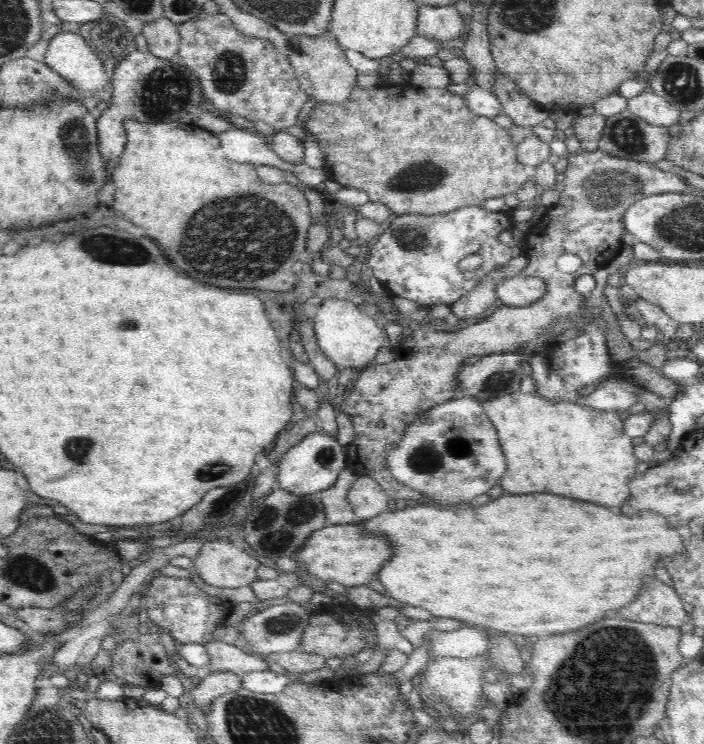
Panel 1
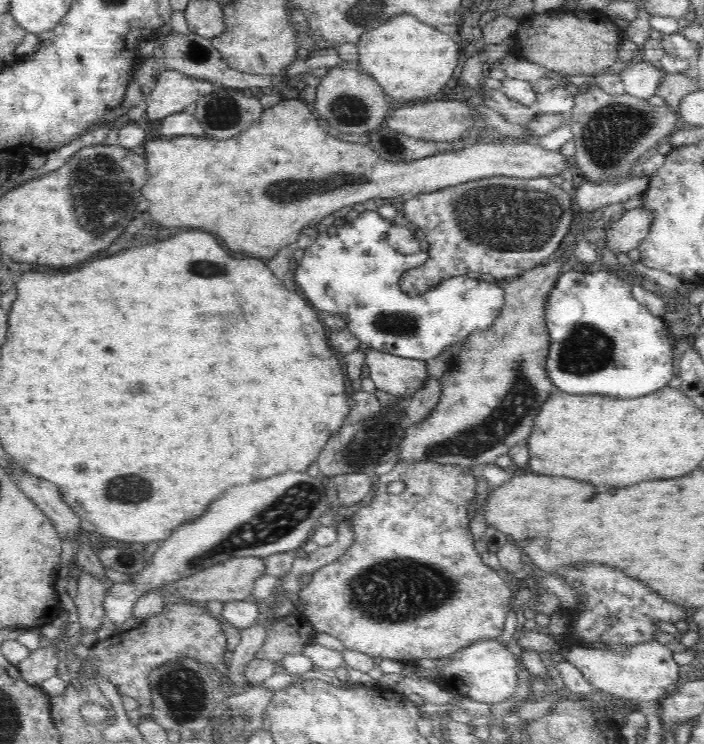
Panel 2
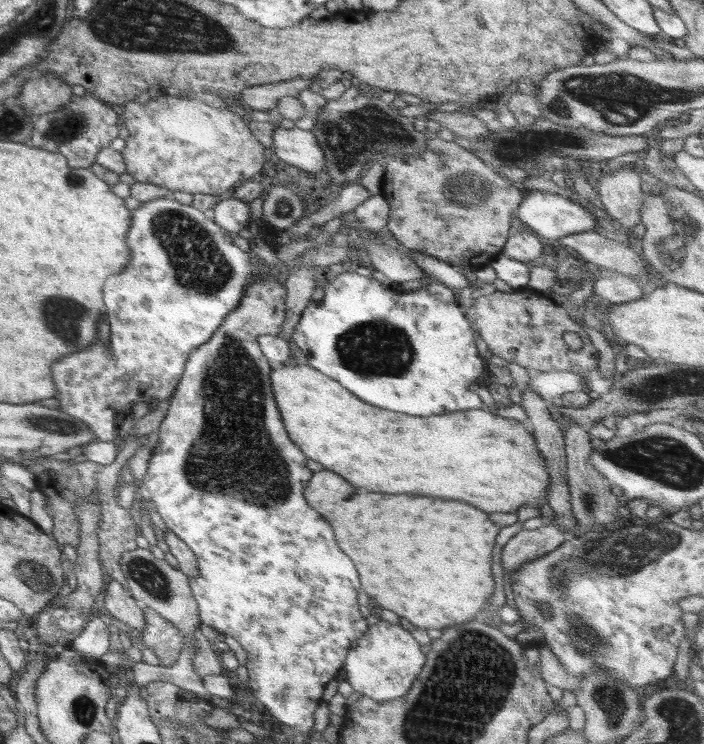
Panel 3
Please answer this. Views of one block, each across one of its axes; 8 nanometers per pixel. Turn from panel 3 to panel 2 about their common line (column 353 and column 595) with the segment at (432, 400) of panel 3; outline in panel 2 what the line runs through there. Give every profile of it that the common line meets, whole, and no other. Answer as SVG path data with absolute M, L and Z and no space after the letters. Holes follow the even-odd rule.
M608 269L562 274L552 288L545 309L550 333L546 372L556 390L574 395L606 395L620 399L636 398L658 392L678 375L672 348L677 340L661 316L654 316L632 295L632 283L610 274Z

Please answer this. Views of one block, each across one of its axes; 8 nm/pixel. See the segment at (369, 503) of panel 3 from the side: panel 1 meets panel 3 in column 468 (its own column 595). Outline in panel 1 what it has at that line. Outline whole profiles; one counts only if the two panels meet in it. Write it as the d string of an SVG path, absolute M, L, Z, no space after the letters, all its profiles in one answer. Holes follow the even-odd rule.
M502 494L478 508L416 504L355 523L328 524L314 531L292 557L301 570L326 583L338 582L346 587L374 582L381 593L402 604L424 608L435 617L457 618L477 627L534 640L540 634L588 626L604 614L629 605L642 588L640 580L654 574L658 558L674 552L684 552L684 544L658 514L622 516L596 504L554 494Z

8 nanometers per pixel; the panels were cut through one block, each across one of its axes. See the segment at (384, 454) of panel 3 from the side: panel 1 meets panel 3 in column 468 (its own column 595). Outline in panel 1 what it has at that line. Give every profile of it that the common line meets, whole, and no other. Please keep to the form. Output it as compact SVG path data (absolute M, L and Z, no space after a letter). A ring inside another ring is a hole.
M516 391L514 394L498 395L490 400L482 402L485 413L492 421L494 428L498 430L498 442L503 455L506 458L506 472L500 478L499 485L504 488L504 494L530 494L530 492L552 492L552 494L560 494L560 496L568 496L568 498L576 498L576 500L584 500L584 502L594 502L600 506L620 506L628 495L628 481L636 474L636 465L639 460L634 456L635 446L632 438L626 436L623 431L623 420L619 419L616 411L601 411L592 407L582 406L573 402L548 402L538 394L522 393Z

